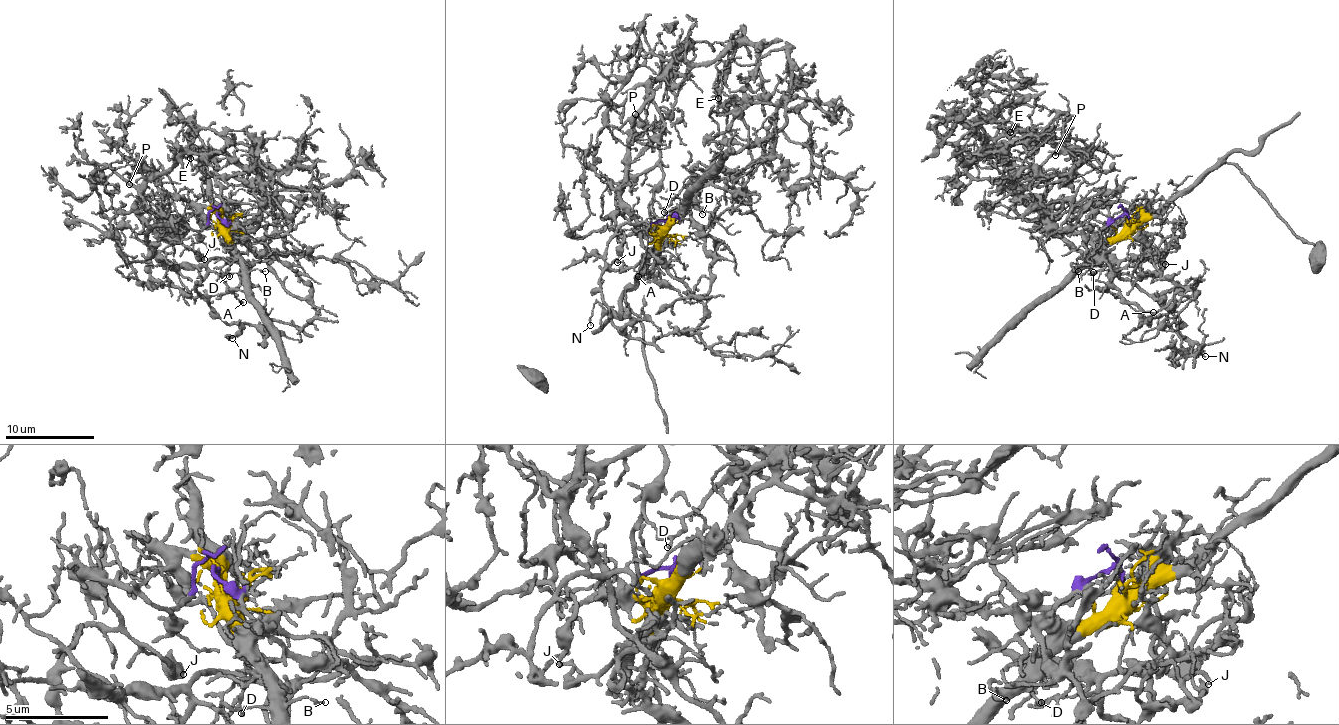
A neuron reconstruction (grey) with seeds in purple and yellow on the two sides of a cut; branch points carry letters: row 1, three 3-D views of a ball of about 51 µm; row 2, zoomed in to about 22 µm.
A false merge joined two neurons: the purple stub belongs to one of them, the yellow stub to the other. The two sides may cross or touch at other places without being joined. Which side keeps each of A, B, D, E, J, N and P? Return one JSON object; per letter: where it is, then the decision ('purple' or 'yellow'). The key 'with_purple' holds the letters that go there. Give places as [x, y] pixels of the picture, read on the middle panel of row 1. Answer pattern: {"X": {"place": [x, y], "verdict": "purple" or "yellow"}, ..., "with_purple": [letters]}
{"A": {"place": [638, 276], "verdict": "purple"}, "B": {"place": [702, 214], "verdict": "yellow"}, "D": {"place": [664, 212], "verdict": "yellow"}, "E": {"place": [718, 98], "verdict": "purple"}, "J": {"place": [617, 262], "verdict": "purple"}, "N": {"place": [590, 325], "verdict": "purple"}, "P": {"place": [635, 114], "verdict": "purple"}, "with_purple": ["A", "E", "J", "N", "P"]}

